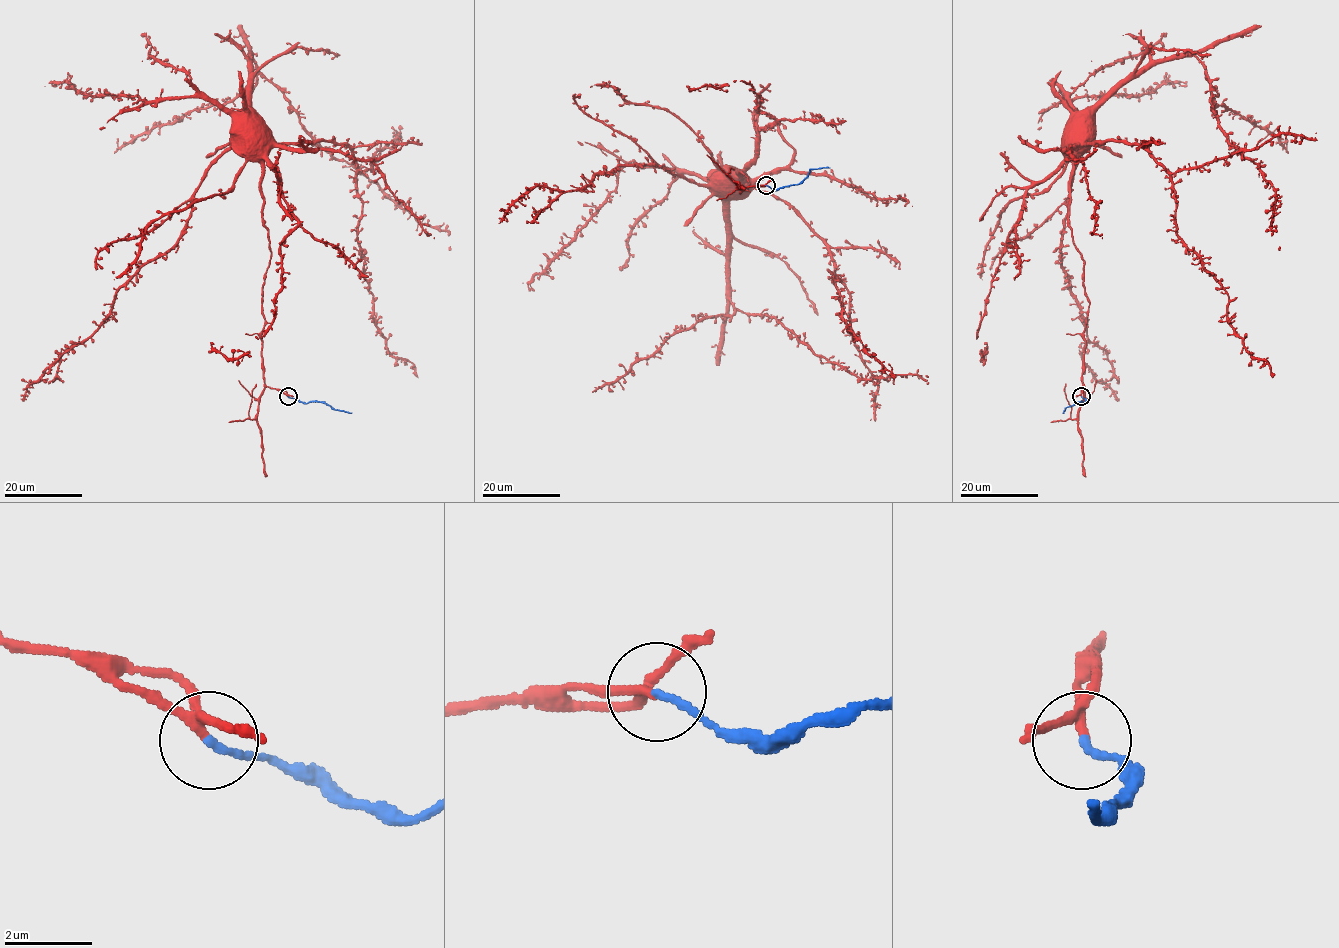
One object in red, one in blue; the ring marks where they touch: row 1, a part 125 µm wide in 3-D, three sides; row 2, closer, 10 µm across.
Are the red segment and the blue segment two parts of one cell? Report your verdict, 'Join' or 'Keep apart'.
Join

